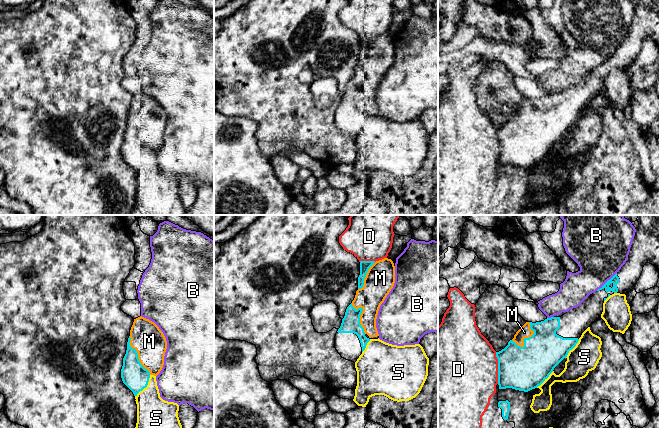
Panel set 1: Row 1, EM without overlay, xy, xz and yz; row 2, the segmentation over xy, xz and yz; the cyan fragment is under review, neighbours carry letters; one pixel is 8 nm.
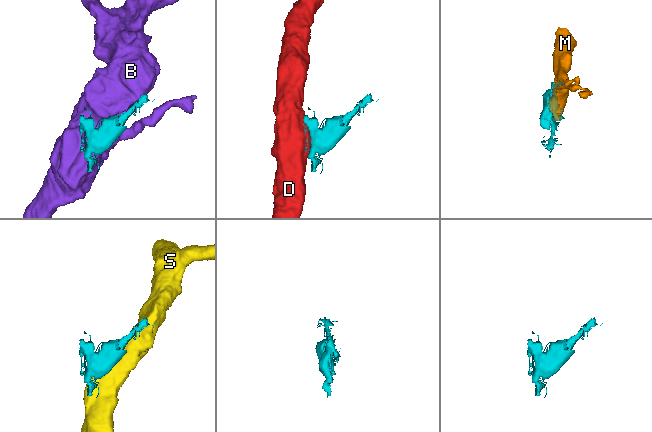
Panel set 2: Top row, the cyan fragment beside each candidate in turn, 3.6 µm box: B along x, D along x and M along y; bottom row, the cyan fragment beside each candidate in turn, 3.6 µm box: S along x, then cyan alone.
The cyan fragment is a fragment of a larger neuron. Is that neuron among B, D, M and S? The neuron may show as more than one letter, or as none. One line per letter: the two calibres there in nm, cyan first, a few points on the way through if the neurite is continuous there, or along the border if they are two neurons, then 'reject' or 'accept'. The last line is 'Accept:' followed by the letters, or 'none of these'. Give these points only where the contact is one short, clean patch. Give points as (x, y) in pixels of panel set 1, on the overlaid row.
B: calibres 70 and 420 nm; reject
D: calibres 360 and 500 nm; reject
M: calibres 340 and 100 nm; accept
S: calibres 200 and 260 nm; reject
Accept: M

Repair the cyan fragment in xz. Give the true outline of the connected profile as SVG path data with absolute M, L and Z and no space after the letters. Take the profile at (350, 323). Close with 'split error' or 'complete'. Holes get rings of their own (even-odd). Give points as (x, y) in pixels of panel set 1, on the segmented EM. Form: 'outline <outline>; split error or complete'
outline M391 259L360 261L358 290L352 303L347 307L340 328L335 336L335 348L342 358L356 362L365 350L370 337L379 336L376 319L379 308L395 283L395 266Z; split error

